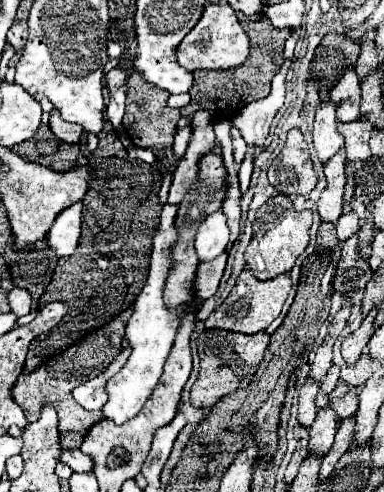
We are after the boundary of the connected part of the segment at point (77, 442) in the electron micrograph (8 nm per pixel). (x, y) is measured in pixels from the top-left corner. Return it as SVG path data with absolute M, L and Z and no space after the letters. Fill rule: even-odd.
M62 433L60 441L62 449L78 449L82 445L82 437L78 433Z

